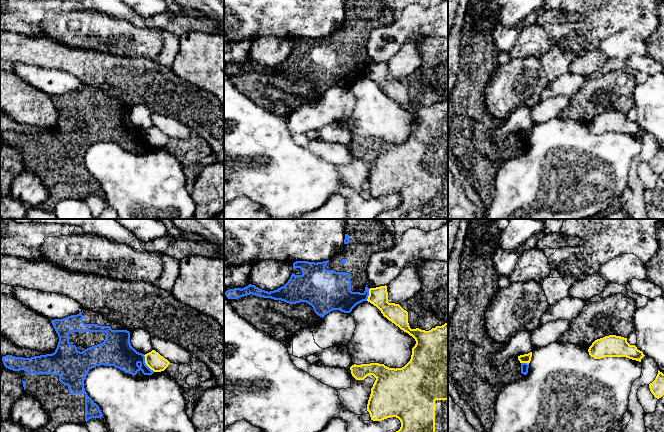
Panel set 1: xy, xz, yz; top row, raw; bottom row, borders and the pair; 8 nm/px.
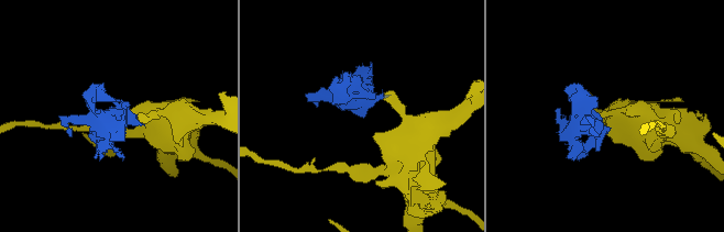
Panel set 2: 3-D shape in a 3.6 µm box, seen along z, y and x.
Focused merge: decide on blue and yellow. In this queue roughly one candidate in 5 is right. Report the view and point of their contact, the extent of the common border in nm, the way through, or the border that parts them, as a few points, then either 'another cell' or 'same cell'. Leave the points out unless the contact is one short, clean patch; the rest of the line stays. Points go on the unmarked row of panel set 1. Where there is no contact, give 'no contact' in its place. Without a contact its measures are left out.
meets blue in xy at (145, 140); contact 160 nm long; border along xy (143, 131), (144, 138), (154, 147); another cell

